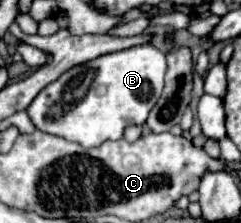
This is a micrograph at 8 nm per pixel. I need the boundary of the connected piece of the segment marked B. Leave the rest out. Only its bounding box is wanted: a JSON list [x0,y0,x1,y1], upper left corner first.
[27,45,165,147]

